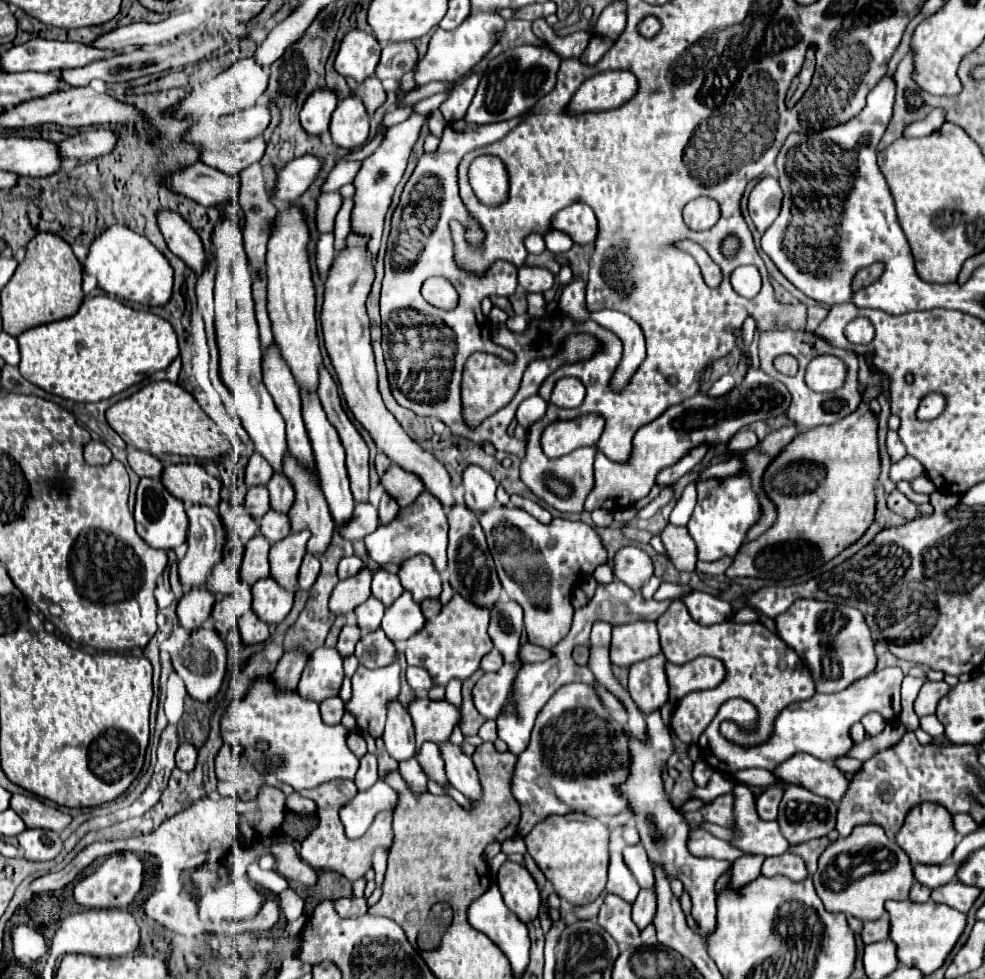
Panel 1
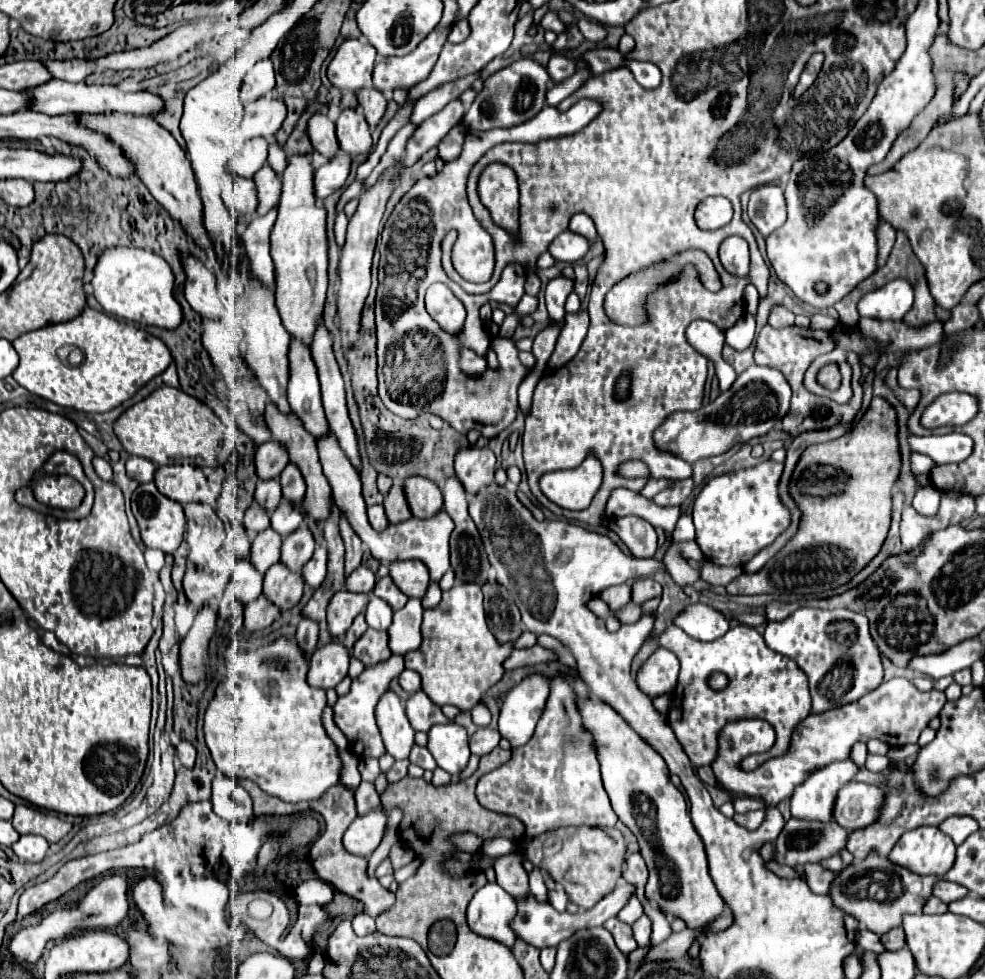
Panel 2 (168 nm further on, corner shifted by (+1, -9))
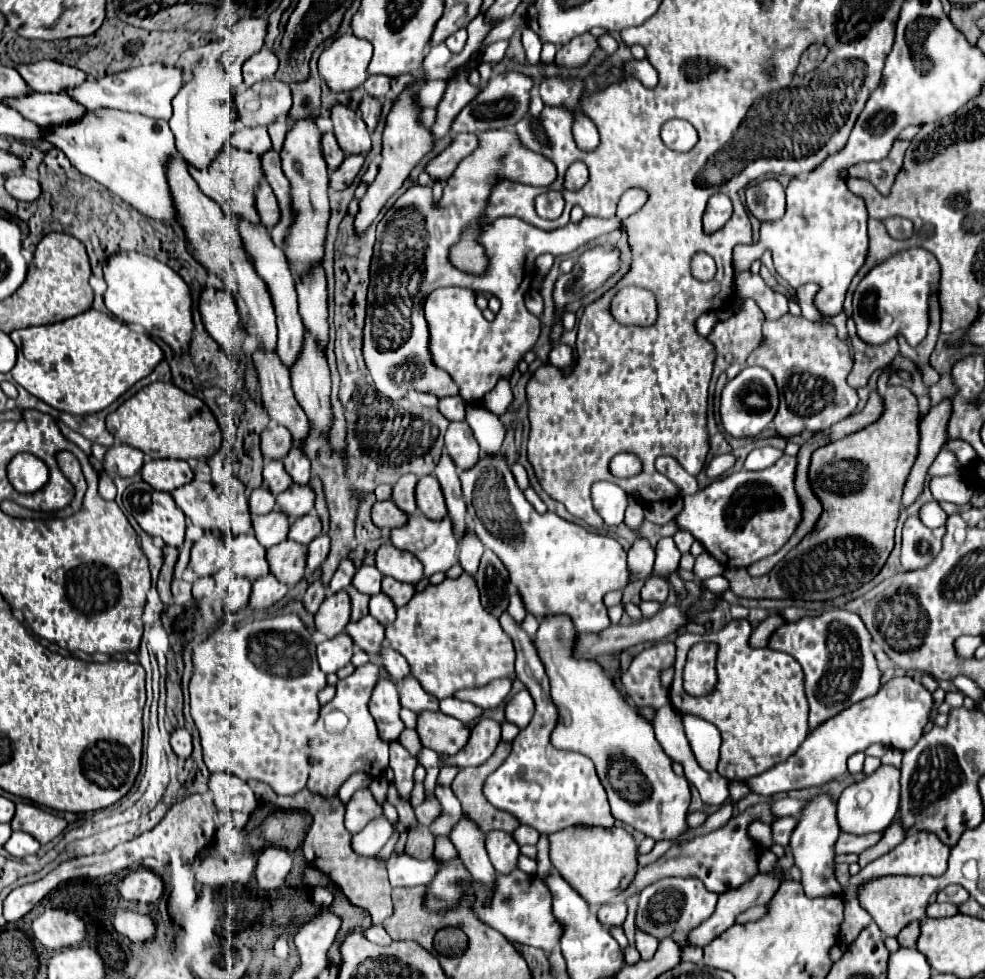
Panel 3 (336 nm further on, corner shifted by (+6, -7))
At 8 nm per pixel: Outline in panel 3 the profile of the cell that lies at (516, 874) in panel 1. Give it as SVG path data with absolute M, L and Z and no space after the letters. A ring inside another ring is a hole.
M503 830L487 832L487 852L491 864L495 866L495 870L501 870L501 874L509 874L509 870L517 868L519 844L515 842L513 834Z

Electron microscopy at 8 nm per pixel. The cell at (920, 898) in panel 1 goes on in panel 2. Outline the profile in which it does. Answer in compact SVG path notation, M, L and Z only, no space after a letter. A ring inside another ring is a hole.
M930 896L930 900L926 900L922 912L924 914L944 914L944 912L948 912L948 906L942 900L938 900L936 896Z

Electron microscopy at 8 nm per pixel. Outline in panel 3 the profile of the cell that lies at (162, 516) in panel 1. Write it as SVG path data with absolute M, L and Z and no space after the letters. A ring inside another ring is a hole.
M139 480L127 486L123 492L123 506L127 512L133 512L133 518L139 522L139 526L149 534L149 536L159 536L167 546L181 548L183 538L185 538L185 514L177 508L169 492L159 492L151 488L147 482Z

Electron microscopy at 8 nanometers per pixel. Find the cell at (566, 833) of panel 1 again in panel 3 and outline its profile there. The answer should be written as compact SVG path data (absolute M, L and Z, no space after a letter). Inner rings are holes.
M573 826L549 836L551 864L557 872L585 898L589 906L613 902L629 888L639 868L637 844L623 828L601 826Z

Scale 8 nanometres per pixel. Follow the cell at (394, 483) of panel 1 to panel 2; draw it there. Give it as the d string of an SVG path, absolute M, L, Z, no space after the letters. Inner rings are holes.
M418 476L406 478L404 496L412 516L416 518L430 518L442 508L442 492L428 478L418 478Z

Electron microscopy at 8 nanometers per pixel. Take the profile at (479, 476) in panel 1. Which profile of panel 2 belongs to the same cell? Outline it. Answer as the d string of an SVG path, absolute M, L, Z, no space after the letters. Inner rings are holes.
M462 448L456 454L456 478L462 482L468 496L476 496L480 490L494 482L496 456L488 448Z

